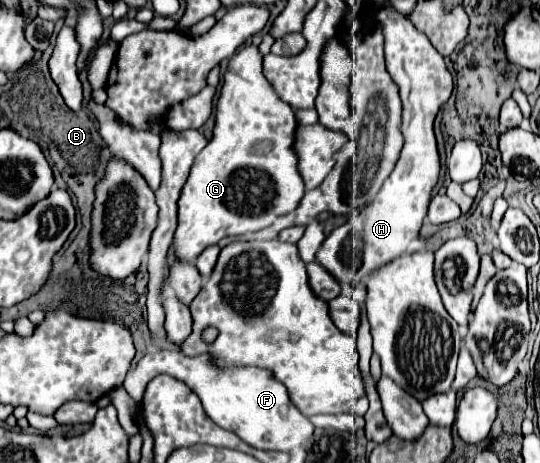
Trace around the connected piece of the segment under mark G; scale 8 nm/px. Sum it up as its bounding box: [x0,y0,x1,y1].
[171,45,305,261]

